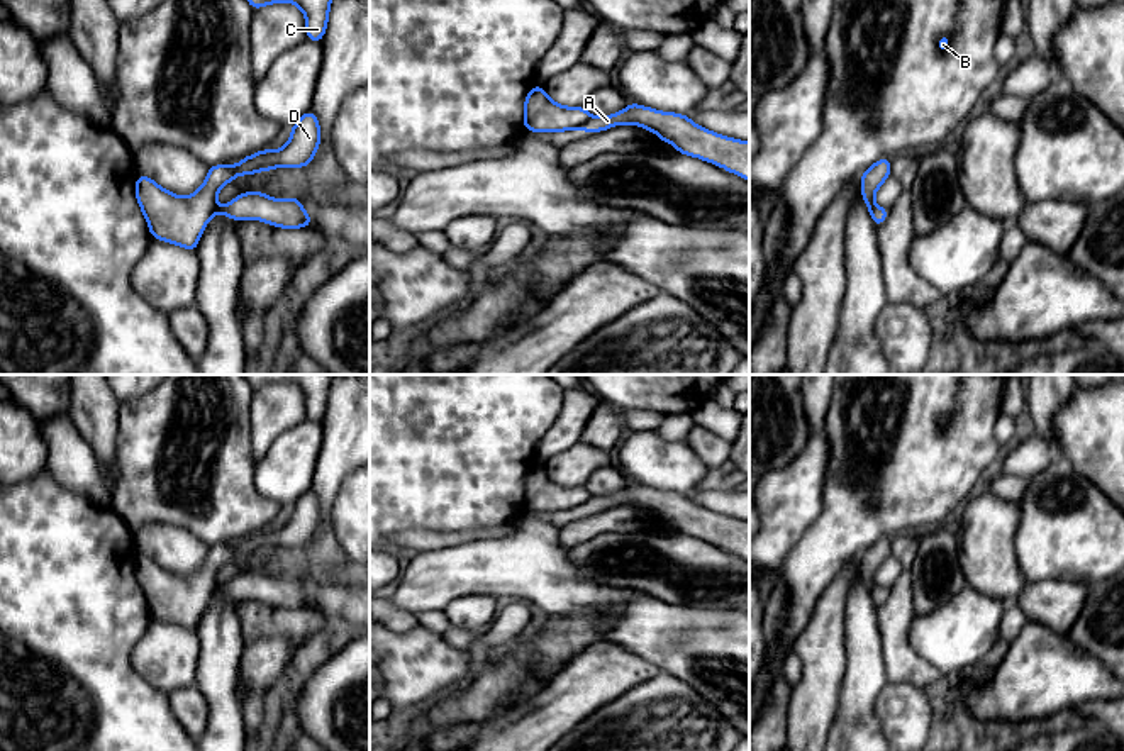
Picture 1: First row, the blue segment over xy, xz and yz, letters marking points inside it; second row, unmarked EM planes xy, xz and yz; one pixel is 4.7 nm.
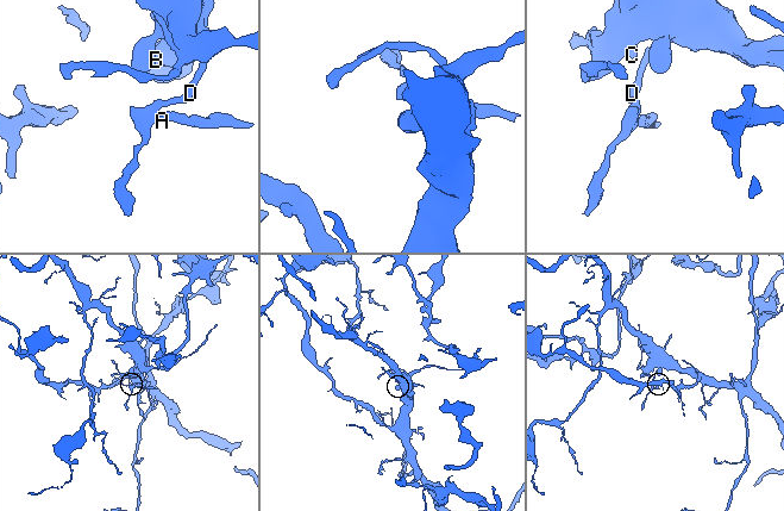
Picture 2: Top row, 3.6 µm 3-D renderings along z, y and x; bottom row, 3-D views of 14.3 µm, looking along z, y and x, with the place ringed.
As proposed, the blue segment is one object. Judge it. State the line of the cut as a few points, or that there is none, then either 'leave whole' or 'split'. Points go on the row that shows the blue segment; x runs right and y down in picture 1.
cut in xz along (590, 116), (582, 129); split

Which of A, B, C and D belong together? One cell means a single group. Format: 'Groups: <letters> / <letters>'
Groups: A / B C D

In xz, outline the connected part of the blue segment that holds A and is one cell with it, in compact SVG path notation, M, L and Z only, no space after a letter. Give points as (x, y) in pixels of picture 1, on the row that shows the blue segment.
M629 103L614 115L590 117L583 131L600 132L620 124L653 131L663 142L671 142L680 154L700 158L749 181L749 142L704 129L688 115Z

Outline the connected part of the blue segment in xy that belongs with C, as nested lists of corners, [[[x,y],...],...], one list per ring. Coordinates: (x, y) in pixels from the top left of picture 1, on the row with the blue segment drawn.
[[[248,0],[256,10],[270,3],[290,2],[295,3],[305,15],[307,39],[320,42],[329,22],[329,7],[332,0]]]

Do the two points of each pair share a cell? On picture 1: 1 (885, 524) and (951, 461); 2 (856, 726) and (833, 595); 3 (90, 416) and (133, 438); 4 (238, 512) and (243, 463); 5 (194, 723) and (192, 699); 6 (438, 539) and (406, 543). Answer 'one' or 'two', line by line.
1: one
2: two
3: two
4: one
5: one
6: one

